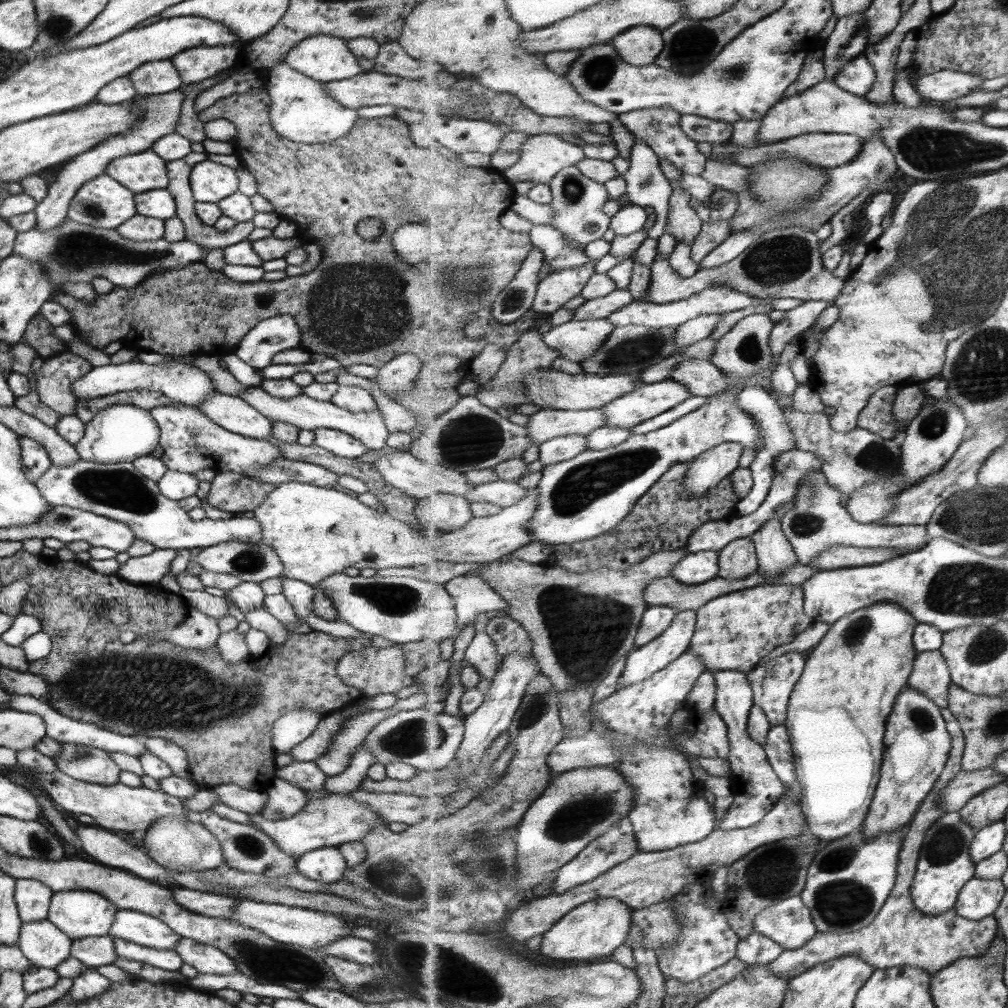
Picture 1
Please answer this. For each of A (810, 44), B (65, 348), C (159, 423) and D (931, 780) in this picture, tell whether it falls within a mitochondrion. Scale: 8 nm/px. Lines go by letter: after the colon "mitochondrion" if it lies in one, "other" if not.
A: other
B: other
C: other
D: other

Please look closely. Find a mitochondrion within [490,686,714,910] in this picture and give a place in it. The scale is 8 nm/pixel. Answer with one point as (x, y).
(574, 820)

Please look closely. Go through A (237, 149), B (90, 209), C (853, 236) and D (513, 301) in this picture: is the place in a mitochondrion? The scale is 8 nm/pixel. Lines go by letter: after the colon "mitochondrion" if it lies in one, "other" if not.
A: other
B: mitochondrion
C: other
D: mitochondrion

